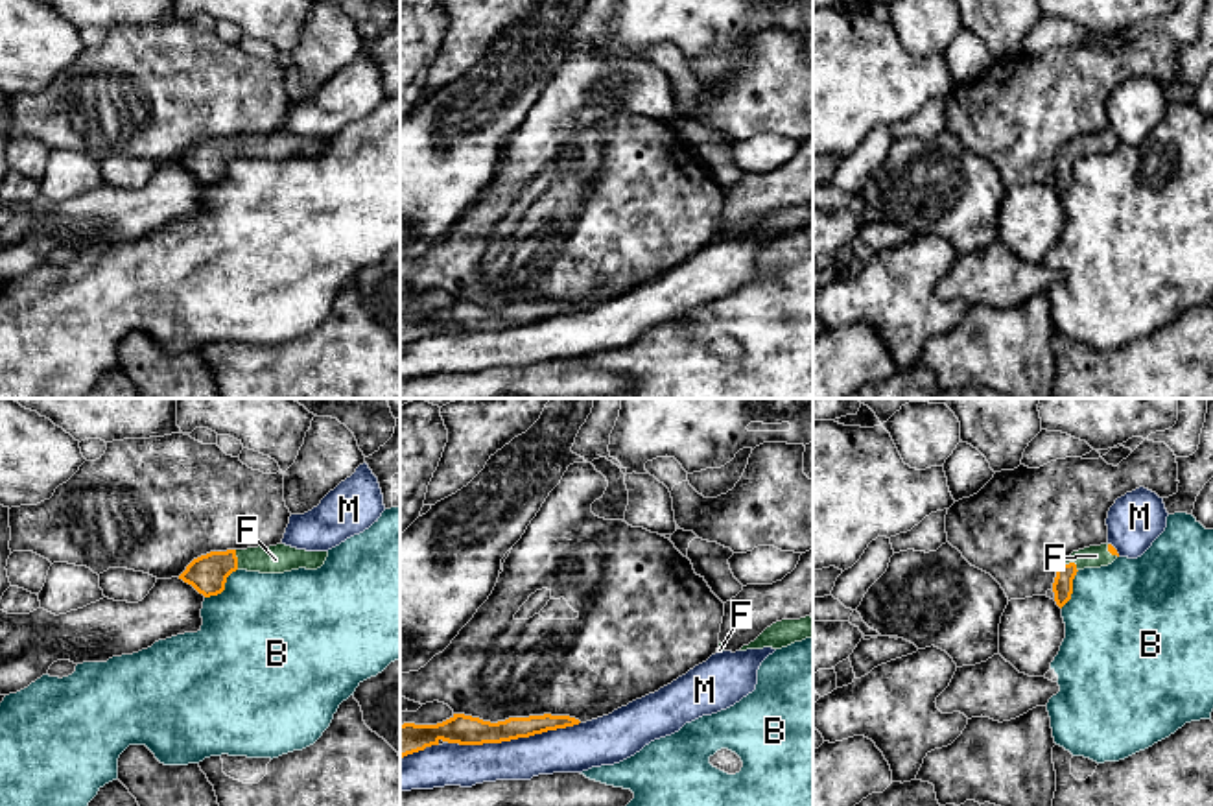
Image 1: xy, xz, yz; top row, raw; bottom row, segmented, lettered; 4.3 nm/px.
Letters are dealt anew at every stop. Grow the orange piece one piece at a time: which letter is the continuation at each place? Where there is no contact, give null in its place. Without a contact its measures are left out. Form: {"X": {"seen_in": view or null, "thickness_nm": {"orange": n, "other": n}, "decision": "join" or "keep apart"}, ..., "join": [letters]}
{"B": {"seen_in": "xy", "thickness_nm": {"orange": 170, "other": 500}, "decision": "keep apart"}, "F": {"seen_in": "xy", "thickness_nm": {"orange": 170, "other": 130}, "decision": "join"}, "M": {"seen_in": "xz", "thickness_nm": {"orange": 130, "other": 190}, "decision": "keep apart"}, "join": ["F"]}

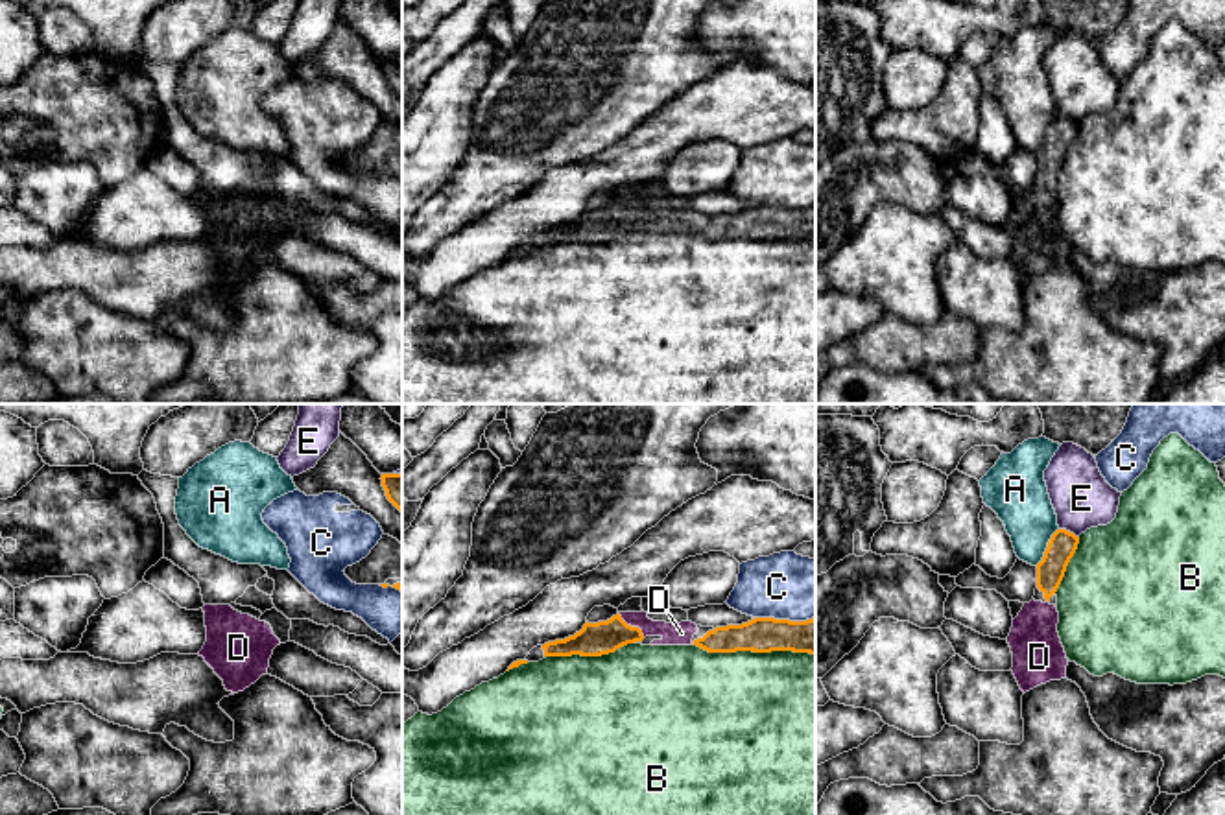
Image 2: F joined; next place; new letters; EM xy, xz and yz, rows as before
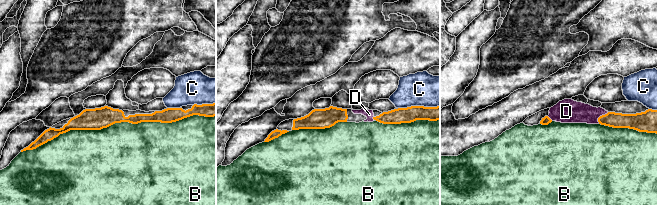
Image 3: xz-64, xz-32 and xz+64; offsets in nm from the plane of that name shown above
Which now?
{"A": {"seen_in": "yz", "thickness_nm": {"orange": 120, "other": 240}, "decision": "keep apart"}, "B": {"seen_in": "xz", "thickness_nm": {"orange": 160, "other": 500}, "decision": "keep apart"}, "C": {"seen_in": "xz", "thickness_nm": {"orange": 160, "other": 300}, "decision": "keep apart"}, "D": {"seen_in": "xz", "thickness_nm": {"orange": 140, "other": 100}, "decision": "join"}, "E": {"seen_in": "yz", "thickness_nm": {"orange": 120, "other": 260}, "decision": "keep apart"}, "join": ["D"]}

